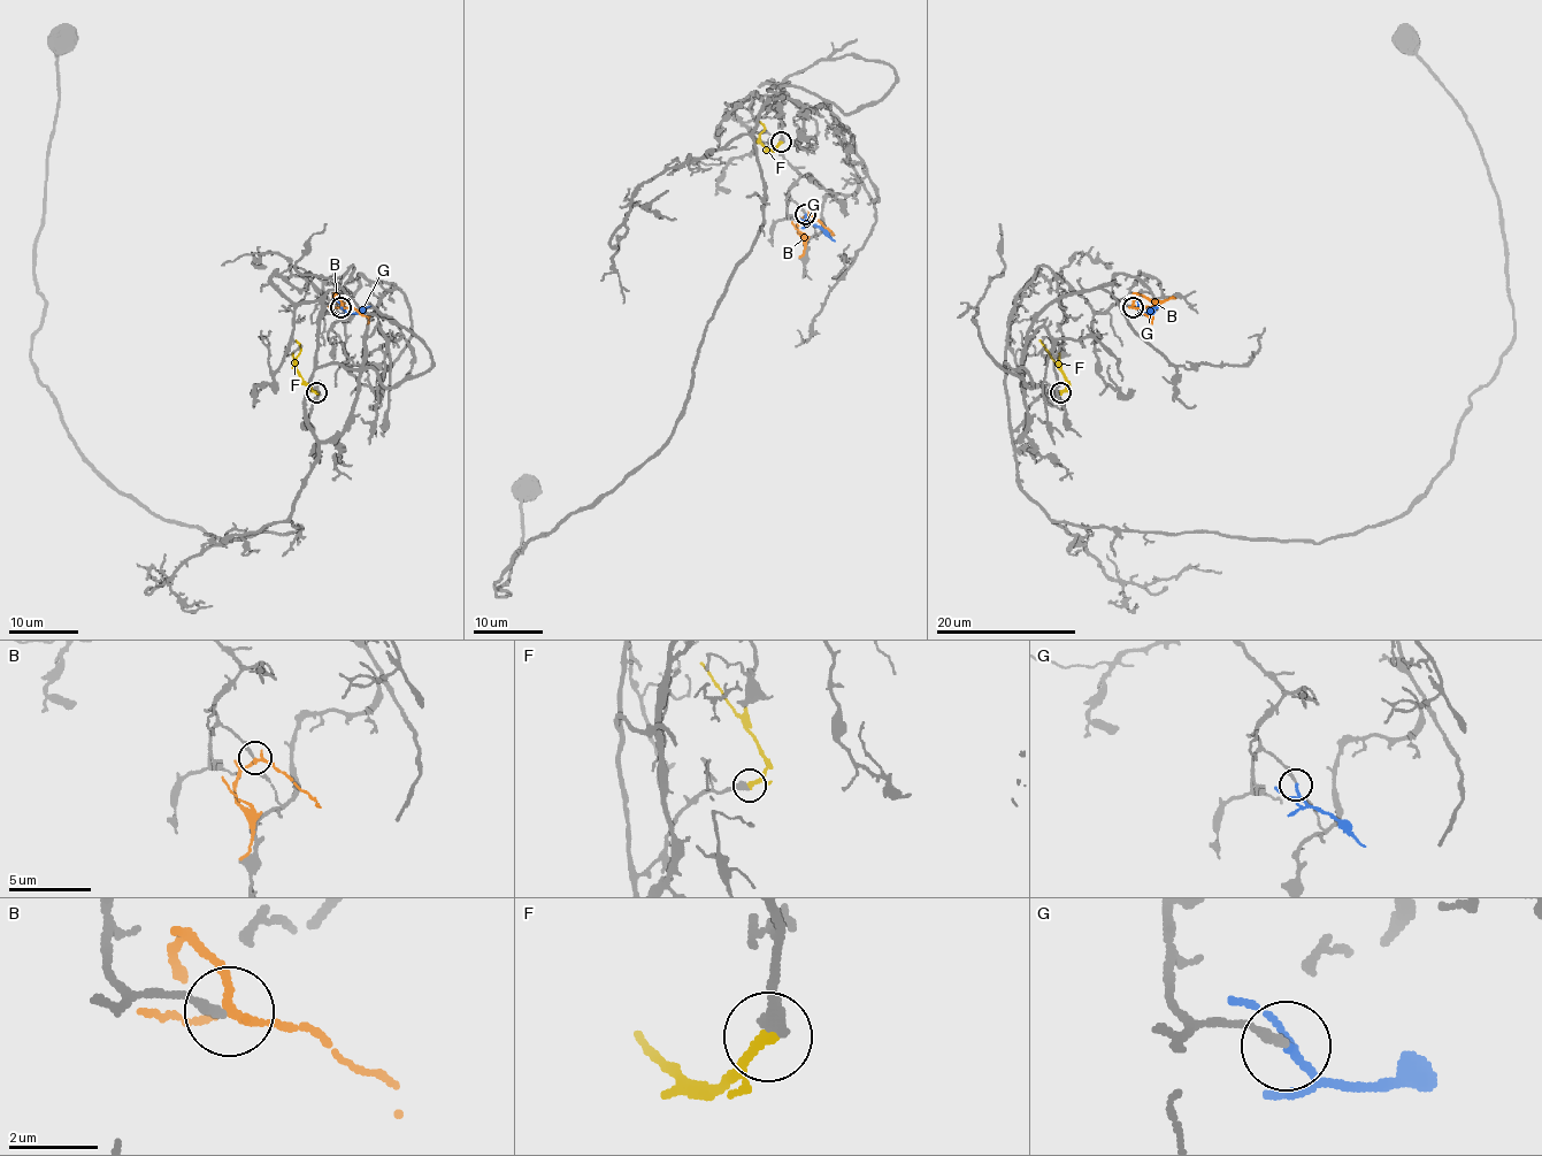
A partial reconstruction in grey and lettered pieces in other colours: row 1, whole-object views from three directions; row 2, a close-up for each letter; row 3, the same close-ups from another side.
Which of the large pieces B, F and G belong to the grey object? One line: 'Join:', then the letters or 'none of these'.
Join: F, G

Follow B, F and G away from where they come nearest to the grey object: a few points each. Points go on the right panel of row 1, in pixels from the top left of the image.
B: (1132, 306), (1138, 295), (1159, 301), (1175, 298)
F: (1060, 392), (1068, 385), (1060, 366), (1038, 339)
G: (1133, 306), (1142, 313), (1159, 306)

